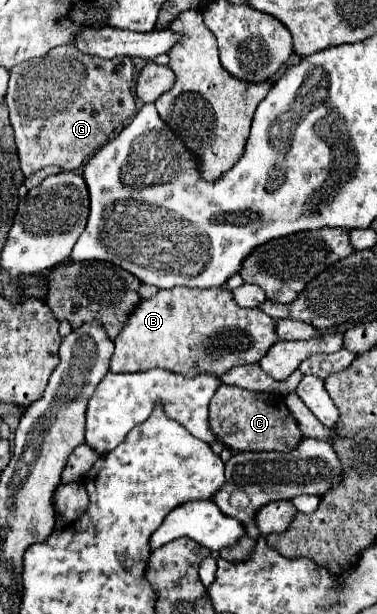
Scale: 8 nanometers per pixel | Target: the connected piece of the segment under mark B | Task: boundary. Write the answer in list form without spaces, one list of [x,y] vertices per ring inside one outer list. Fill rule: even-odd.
[[[221,286],[221,288],[209,288],[209,290],[189,290],[189,288],[171,288],[171,290],[159,290],[153,298],[149,300],[141,300],[137,304],[137,308],[131,312],[131,316],[127,318],[127,322],[123,324],[121,332],[117,334],[115,338],[115,352],[113,352],[113,358],[111,358],[111,370],[113,372],[145,372],[145,370],[151,370],[151,368],[163,368],[163,370],[171,370],[175,374],[181,374],[181,376],[197,376],[197,374],[213,374],[213,376],[223,376],[227,370],[235,368],[235,366],[243,366],[243,364],[255,364],[259,362],[265,352],[279,340],[275,328],[273,328],[275,320],[271,316],[267,316],[265,312],[257,310],[257,308],[241,308],[237,306],[237,302],[233,300],[233,294],[227,286]]]

